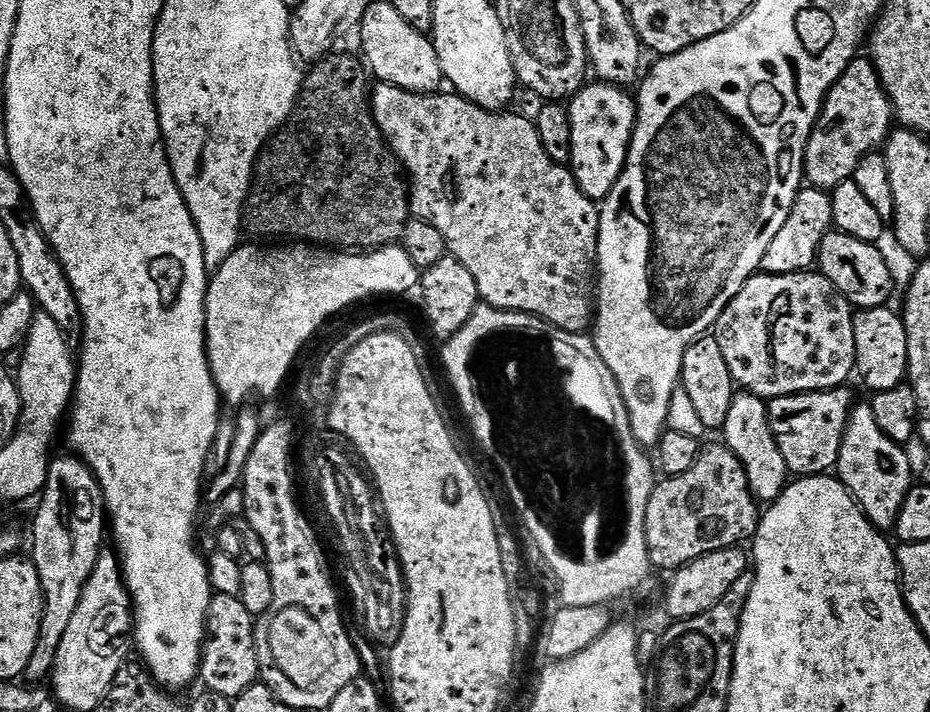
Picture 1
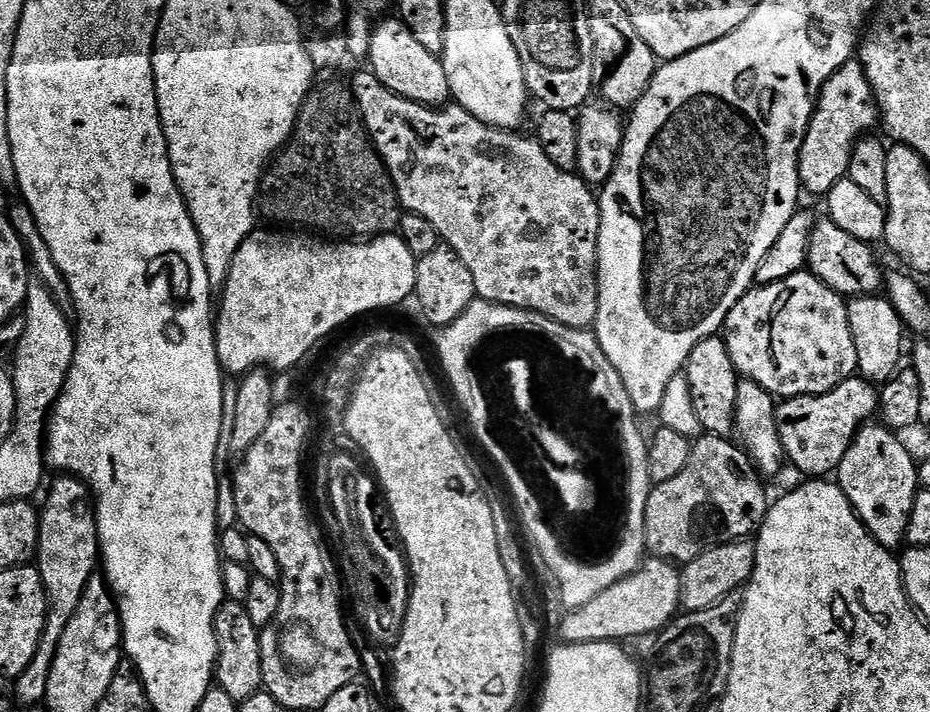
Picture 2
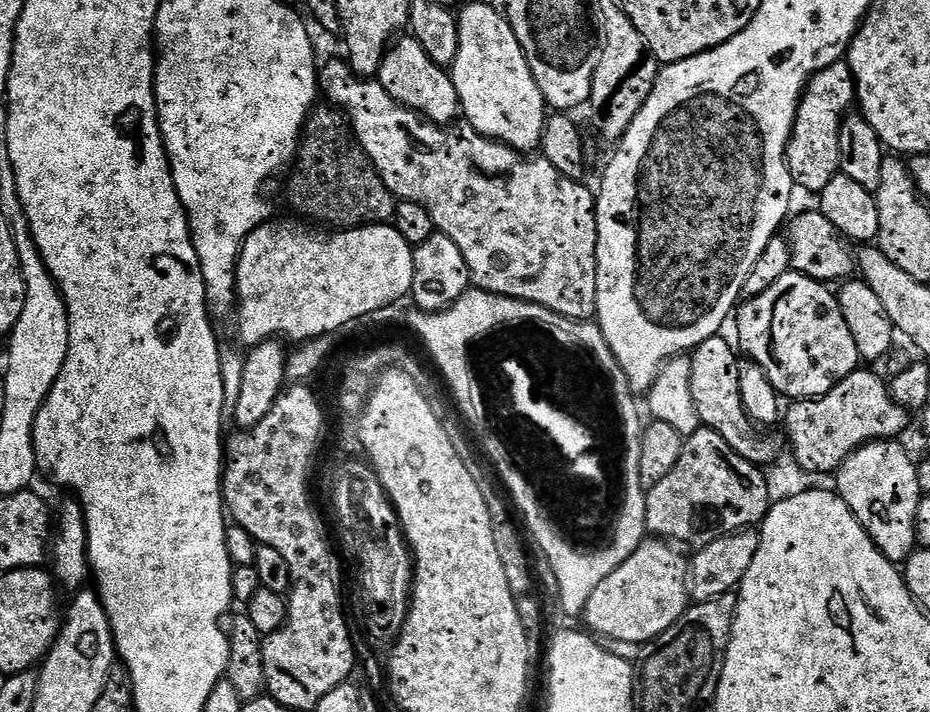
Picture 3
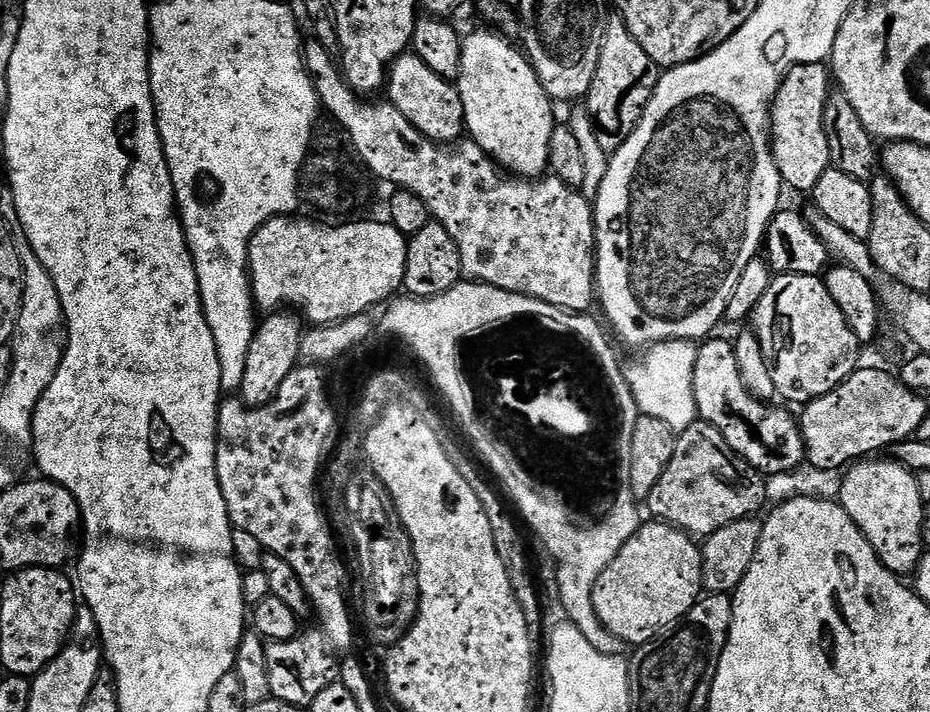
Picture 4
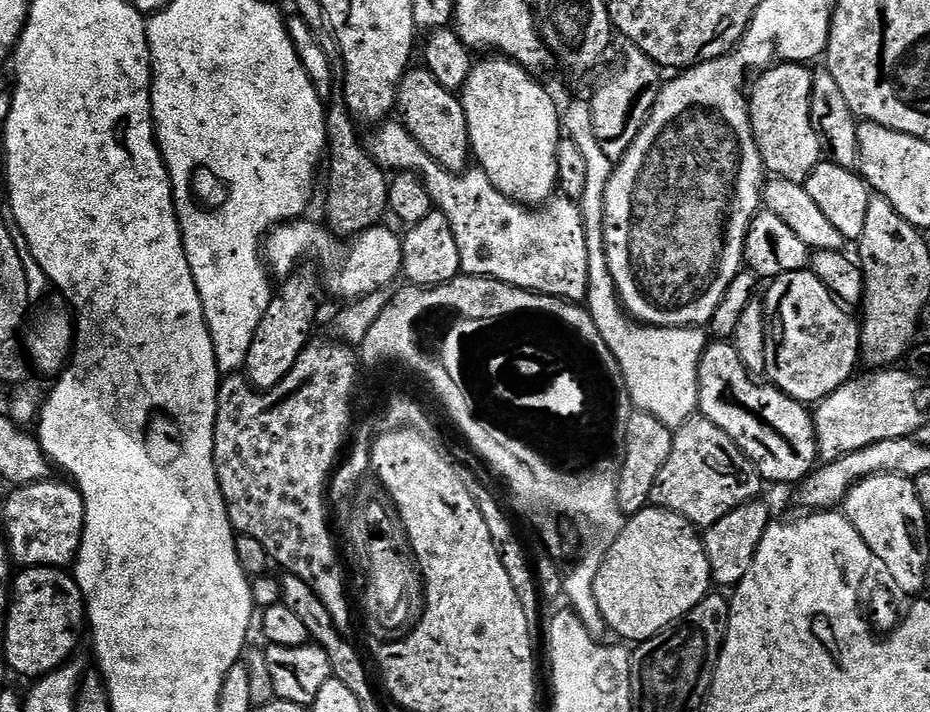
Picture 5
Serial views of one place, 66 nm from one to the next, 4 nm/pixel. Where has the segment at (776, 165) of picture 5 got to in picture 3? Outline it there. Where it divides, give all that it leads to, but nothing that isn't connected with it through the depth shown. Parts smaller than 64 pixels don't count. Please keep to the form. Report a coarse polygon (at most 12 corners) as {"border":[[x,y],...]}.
{"border":[[848,63],[812,75],[788,169],[819,194],[838,175],[840,127],[856,103]]}

